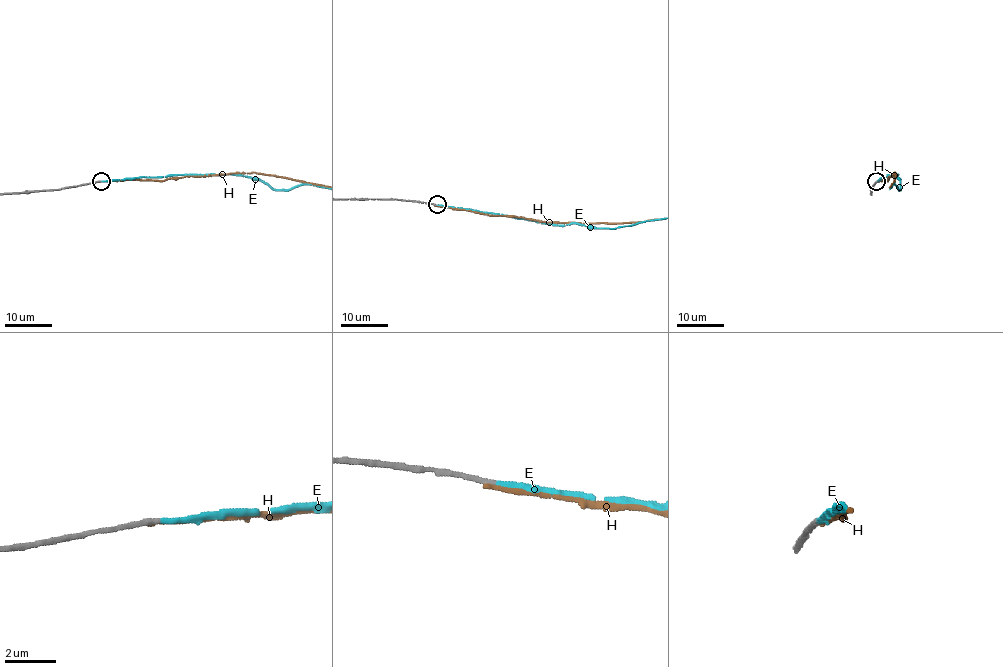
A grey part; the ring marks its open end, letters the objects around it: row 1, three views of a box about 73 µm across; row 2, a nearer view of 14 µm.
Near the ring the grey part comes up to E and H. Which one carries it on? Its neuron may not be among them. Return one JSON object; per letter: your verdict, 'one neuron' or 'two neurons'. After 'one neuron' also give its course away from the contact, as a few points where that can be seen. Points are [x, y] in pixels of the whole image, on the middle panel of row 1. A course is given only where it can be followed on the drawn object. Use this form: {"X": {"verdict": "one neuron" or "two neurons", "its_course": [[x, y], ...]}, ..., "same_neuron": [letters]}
{"E": {"verdict": "one neuron"}, "H": {"verdict": "two neurons"}, "same_neuron": ["E"]}

